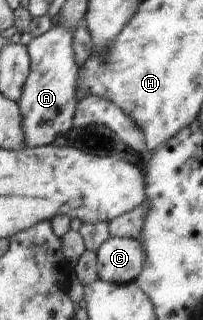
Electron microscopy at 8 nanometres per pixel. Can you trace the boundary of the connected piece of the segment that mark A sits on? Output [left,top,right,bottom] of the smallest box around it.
[17,23,80,147]

